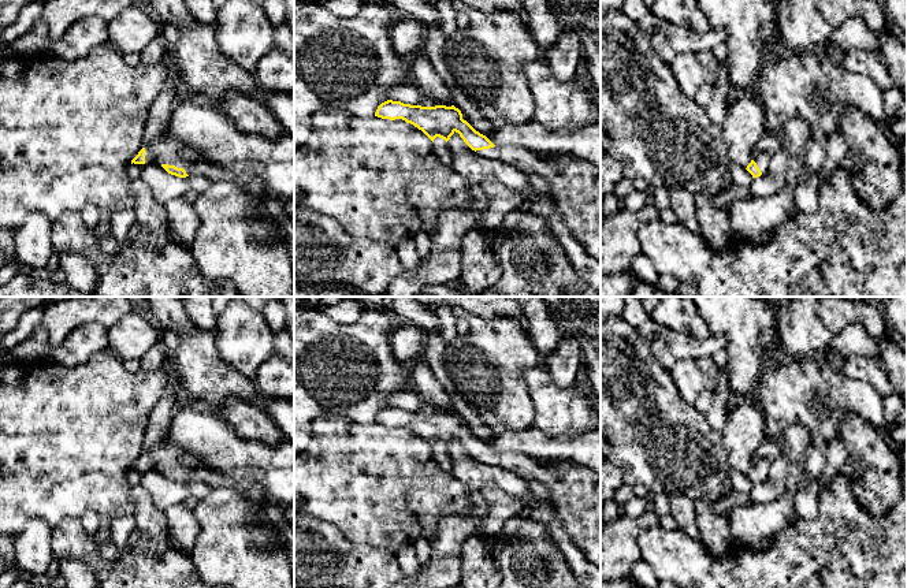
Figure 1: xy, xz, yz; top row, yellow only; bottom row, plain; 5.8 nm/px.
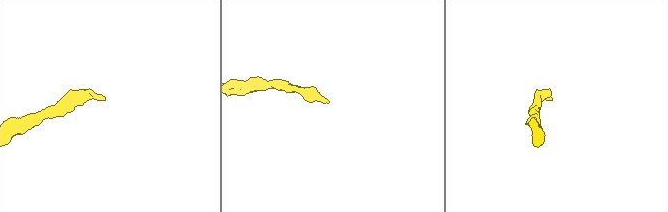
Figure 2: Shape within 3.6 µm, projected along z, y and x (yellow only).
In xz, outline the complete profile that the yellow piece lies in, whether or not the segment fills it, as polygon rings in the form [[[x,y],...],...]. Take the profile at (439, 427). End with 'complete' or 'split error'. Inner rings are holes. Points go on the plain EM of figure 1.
[[[387,406],[378,413],[375,423],[402,425],[421,436],[432,449],[436,443],[447,449],[458,439],[476,461],[521,477],[532,476],[550,491],[549,503],[557,510],[572,543],[588,562],[601,567],[601,475],[569,461],[542,465],[524,453],[495,453],[464,427],[454,412],[421,413]]] | split error

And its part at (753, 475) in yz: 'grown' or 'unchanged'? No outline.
grown

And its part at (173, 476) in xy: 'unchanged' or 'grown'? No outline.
grown

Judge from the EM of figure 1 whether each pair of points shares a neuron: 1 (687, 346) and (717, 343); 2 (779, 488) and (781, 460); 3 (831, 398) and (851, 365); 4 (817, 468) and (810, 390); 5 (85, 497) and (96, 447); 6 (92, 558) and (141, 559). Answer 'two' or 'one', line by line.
1: one
2: one
3: two
4: one
5: one
6: one

